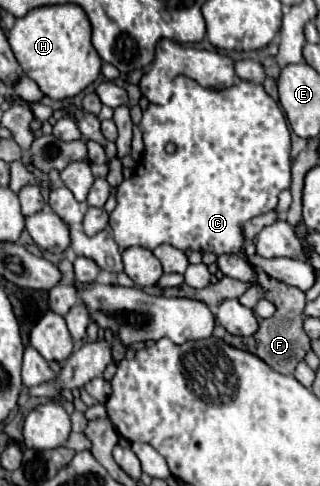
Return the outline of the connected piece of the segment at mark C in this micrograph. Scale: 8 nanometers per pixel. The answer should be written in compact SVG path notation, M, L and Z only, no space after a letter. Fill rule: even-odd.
M178 76L178 80L174 82L174 94L170 98L168 104L164 106L156 106L150 104L144 110L142 122L140 122L140 130L144 134L144 156L138 162L138 172L134 172L132 178L126 178L120 182L118 190L116 190L116 208L110 214L110 226L114 232L114 240L116 244L126 250L130 246L140 246L146 250L154 250L160 244L170 244L174 248L180 250L194 250L194 252L212 252L216 256L220 254L238 254L238 250L244 244L244 222L248 222L254 216L266 214L270 210L274 210L274 206L278 204L278 194L284 188L290 188L290 130L286 126L286 117L282 112L279 104L276 104L262 86L258 84L250 84L250 82L240 82L232 88L226 90L208 90L202 88L198 82L194 82L192 78L186 76ZM172 142L176 146L174 154L166 154L166 144Z

